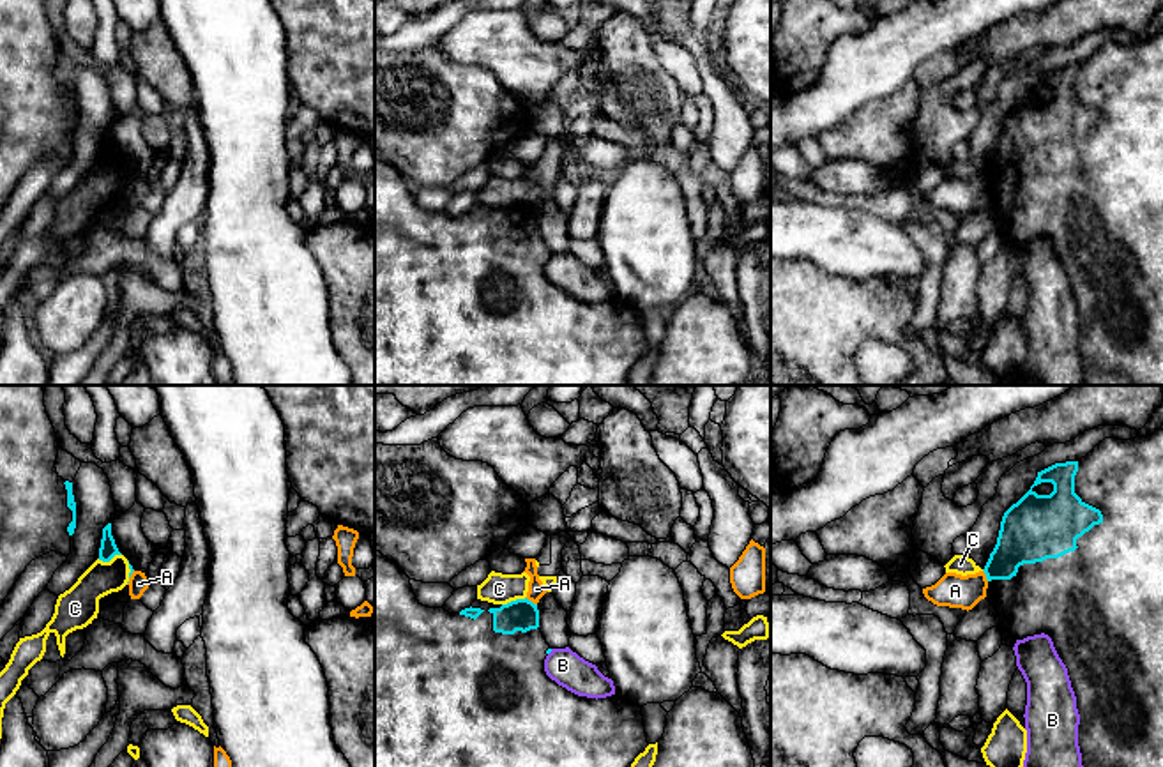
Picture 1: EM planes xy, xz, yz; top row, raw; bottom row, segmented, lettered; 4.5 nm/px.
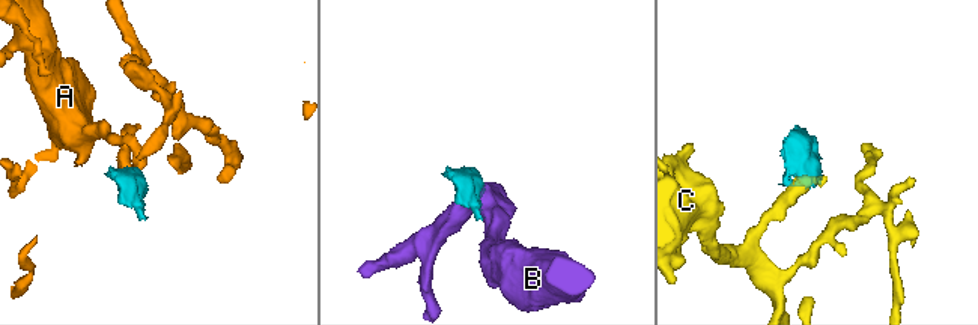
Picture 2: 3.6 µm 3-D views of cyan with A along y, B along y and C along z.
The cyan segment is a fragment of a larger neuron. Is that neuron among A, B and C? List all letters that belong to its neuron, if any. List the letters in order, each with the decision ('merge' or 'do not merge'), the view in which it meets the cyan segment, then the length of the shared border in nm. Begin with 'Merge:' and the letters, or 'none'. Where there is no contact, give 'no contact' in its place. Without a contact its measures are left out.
Merge: none
A: do not merge; meets cyan in xz; contact 70 nm long
B: do not merge; meets cyan in xz; contact 40 nm long
C: do not merge; meets cyan in xz; contact 120 nm long

